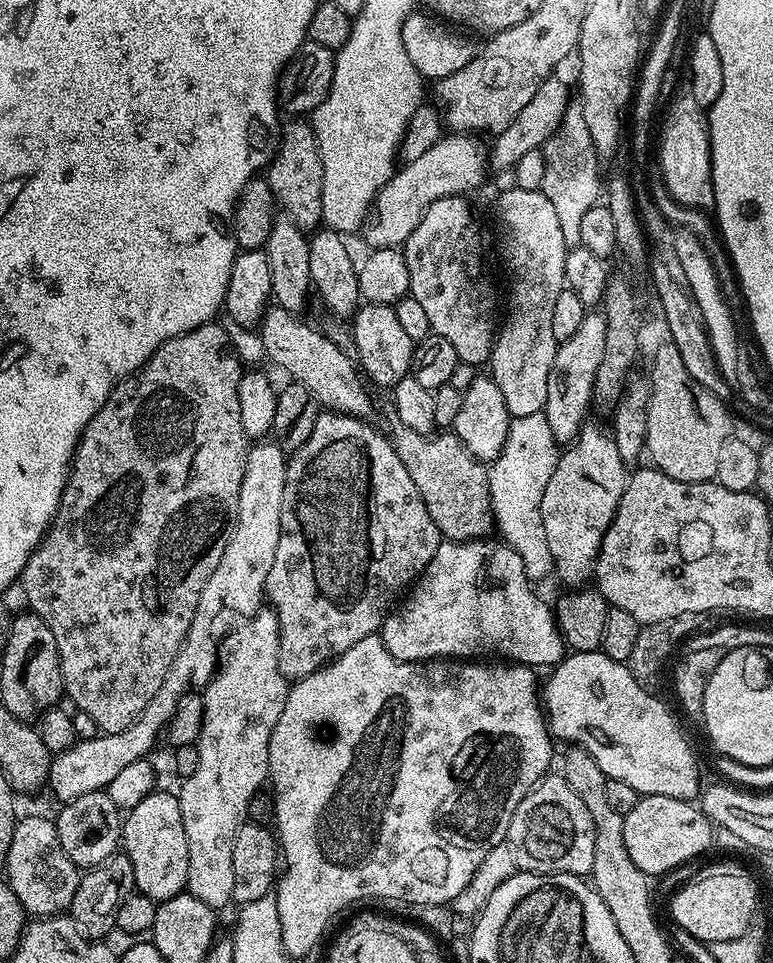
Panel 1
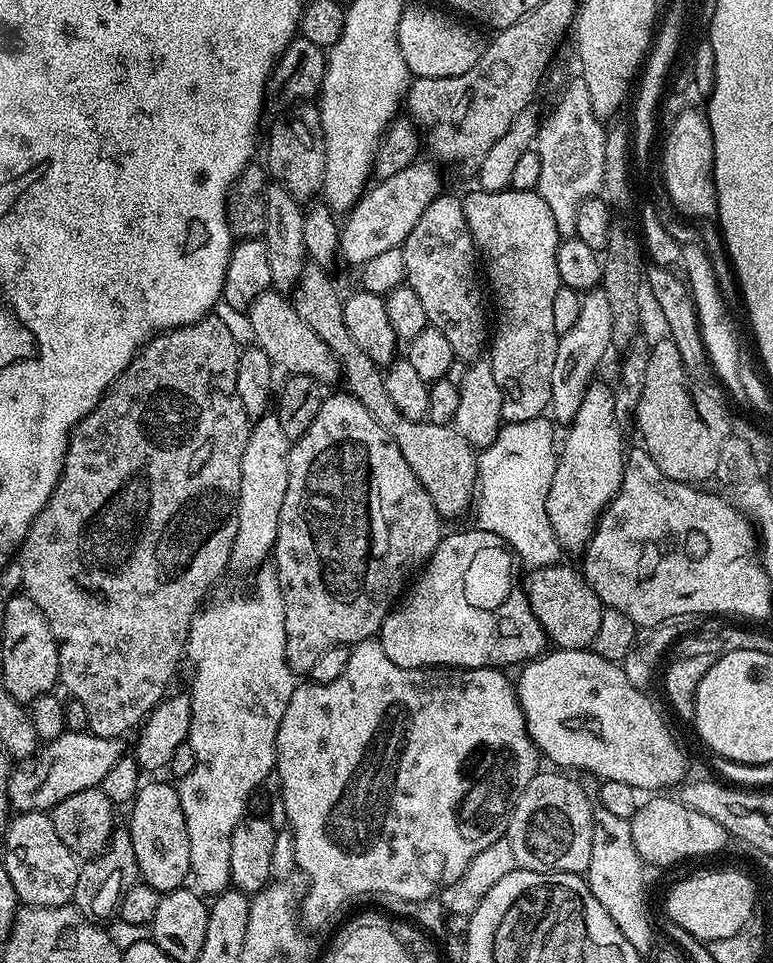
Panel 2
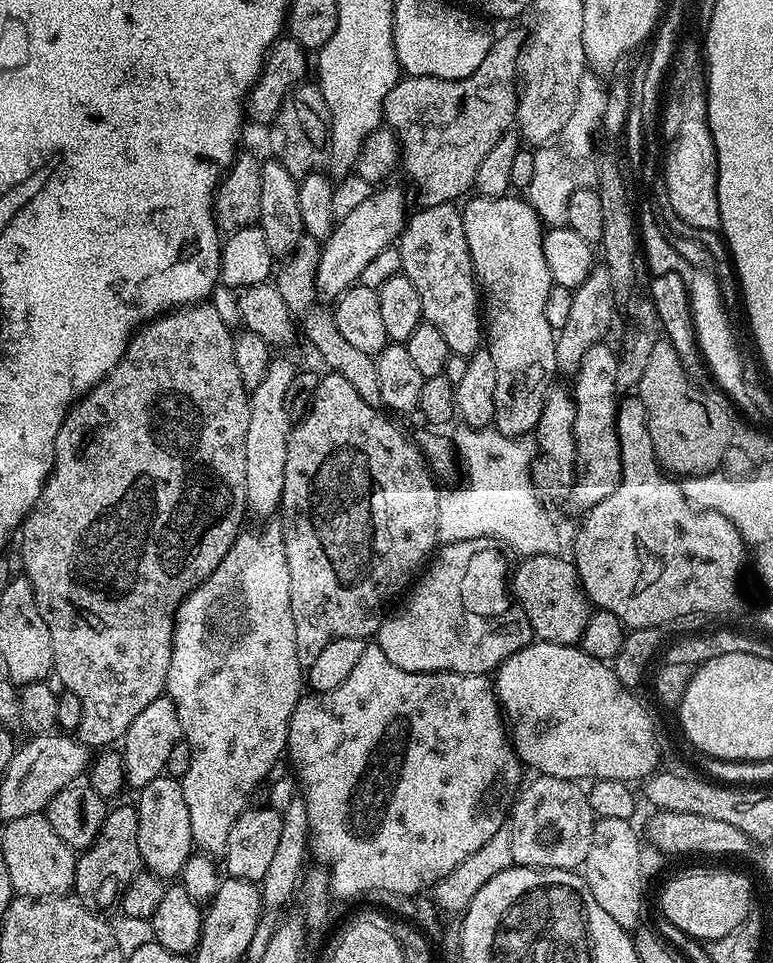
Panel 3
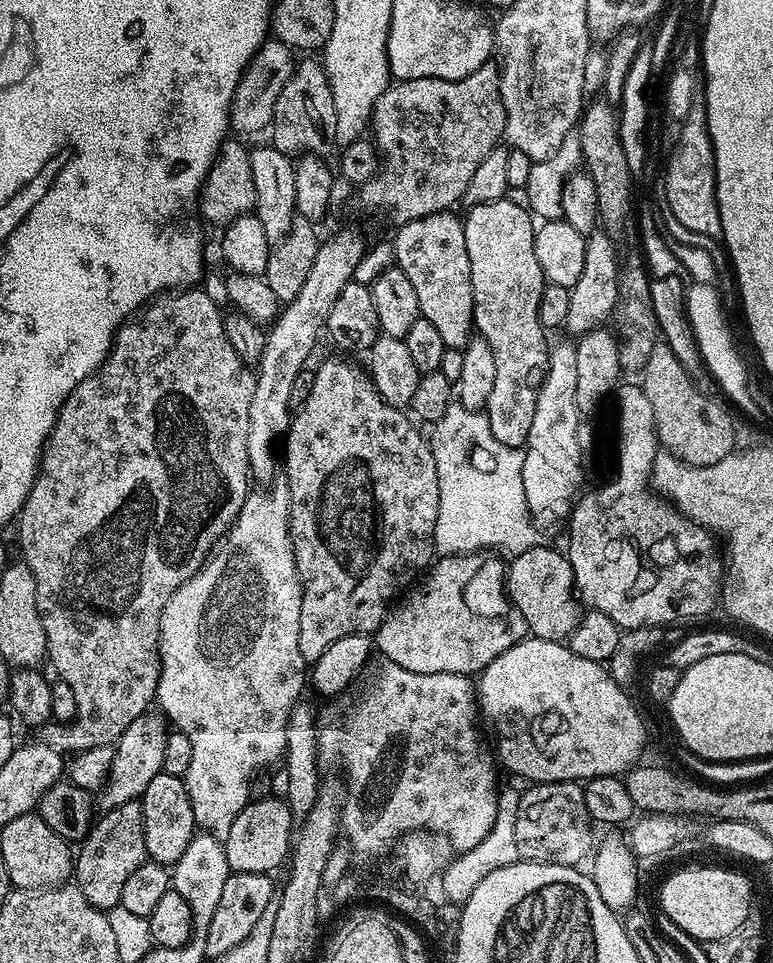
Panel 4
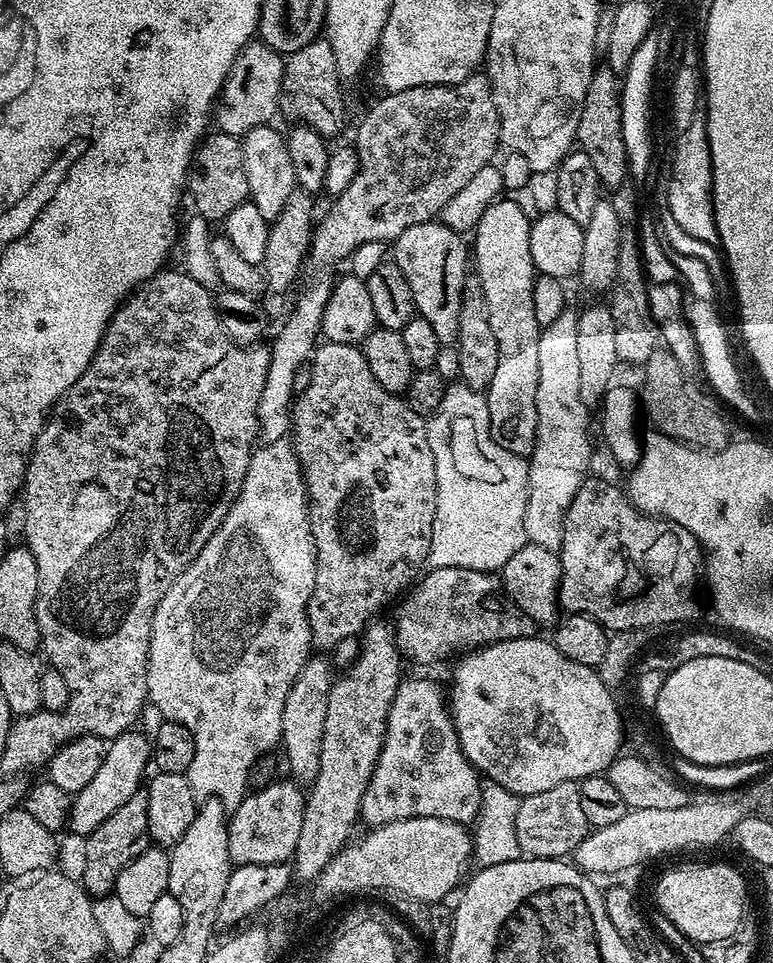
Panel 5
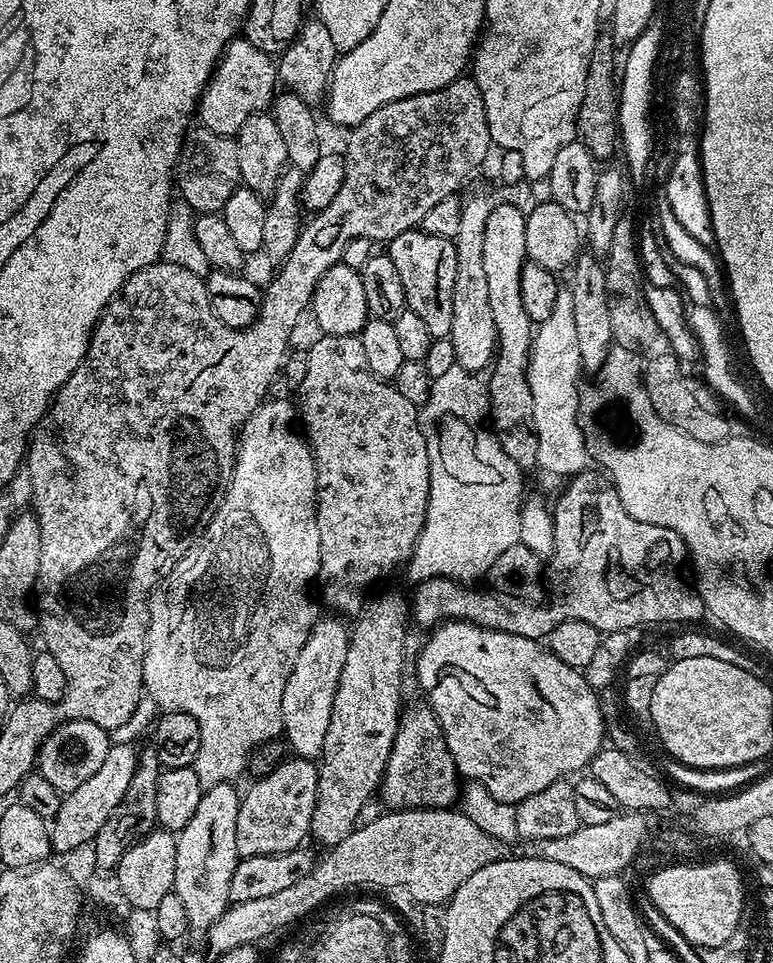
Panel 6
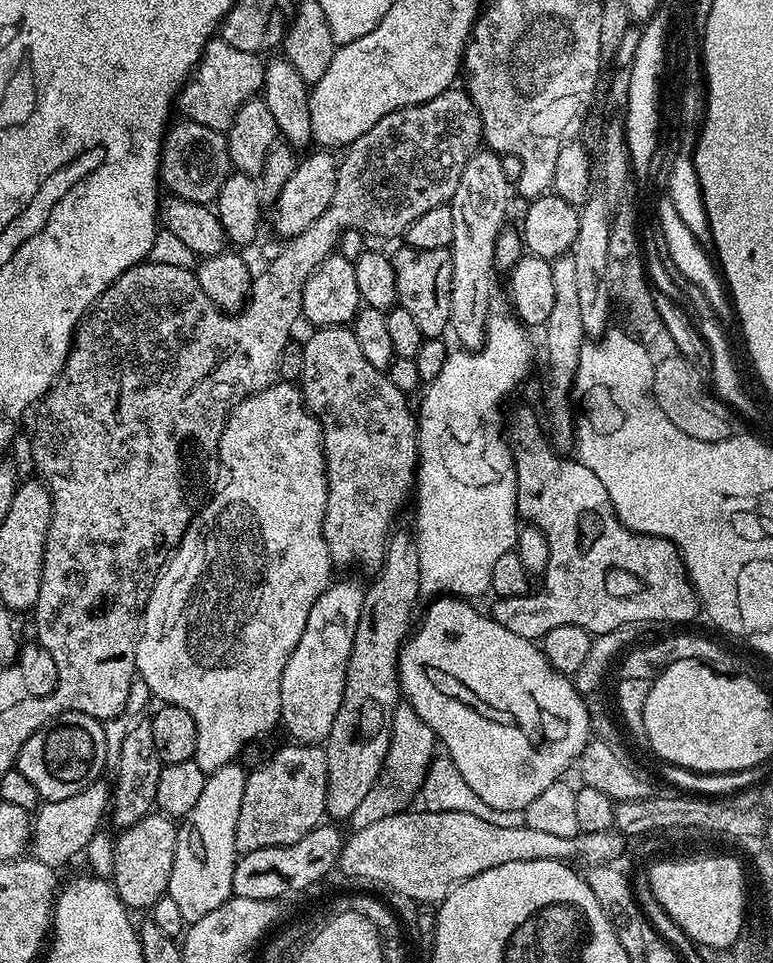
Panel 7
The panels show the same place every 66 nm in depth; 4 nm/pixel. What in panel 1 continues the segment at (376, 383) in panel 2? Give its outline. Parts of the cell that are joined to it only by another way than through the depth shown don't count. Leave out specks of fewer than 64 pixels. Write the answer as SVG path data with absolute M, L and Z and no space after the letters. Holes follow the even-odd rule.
M398 419L391 423L390 439L394 450L398 458L402 458L402 466L406 466L414 486L418 486L418 494L422 494L422 502L426 502L426 510L430 510L430 518L434 518L434 526L438 526L441 537L444 540L487 537L494 528L488 468L474 459L455 431L418 434L418 430L402 426Z

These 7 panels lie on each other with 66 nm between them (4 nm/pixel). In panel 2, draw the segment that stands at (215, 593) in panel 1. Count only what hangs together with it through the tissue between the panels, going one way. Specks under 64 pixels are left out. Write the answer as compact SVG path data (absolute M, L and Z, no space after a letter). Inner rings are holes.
M265 414L251 425L246 442L246 450L242 450L242 482L238 498L238 534L234 538L231 563L256 564L260 566L264 560L273 555L278 538L278 522L282 514L282 498L286 498L286 482L288 481L288 449L290 441L282 430L279 418L275 414ZM67 730L58 738L47 741L39 749L35 758L25 759L11 769L8 777L8 802L11 811L16 814L48 812L58 802L62 802L62 798L70 798L70 794L78 794L78 790L99 788L102 778L106 778L110 766L114 766L114 762L118 762L126 755L124 743L125 741L120 738L98 738L93 732L69 732Z

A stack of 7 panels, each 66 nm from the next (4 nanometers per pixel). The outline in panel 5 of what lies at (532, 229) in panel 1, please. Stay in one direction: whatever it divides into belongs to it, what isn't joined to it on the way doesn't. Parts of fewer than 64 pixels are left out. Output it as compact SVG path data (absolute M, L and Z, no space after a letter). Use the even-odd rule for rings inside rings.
M497 199L482 214L471 237L473 240L470 240L470 252L474 257L474 275L480 279L482 294L486 298L490 330L494 330L494 339L498 341L498 367L494 369L494 378L490 378L486 389L490 434L494 442L513 457L528 458L534 450L538 418L538 342L542 331L538 318L534 318L534 282L538 273L530 258L532 220L514 201L504 199Z

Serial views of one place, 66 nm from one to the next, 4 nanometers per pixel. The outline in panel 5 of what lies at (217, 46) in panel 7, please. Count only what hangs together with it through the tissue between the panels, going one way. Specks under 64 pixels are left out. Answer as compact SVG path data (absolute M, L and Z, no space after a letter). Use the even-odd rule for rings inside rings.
M249 42L238 54L230 74L224 79L224 85L214 105L214 124L219 131L231 136L244 137L251 128L257 128L269 123L276 112L276 107L281 107L282 93L284 91L284 61L285 57L270 46L259 42Z

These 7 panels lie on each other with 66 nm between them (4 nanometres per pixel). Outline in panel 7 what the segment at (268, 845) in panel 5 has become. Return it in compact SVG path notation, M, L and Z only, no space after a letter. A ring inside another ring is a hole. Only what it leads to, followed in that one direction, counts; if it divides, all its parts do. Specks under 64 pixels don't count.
M288 742L261 768L249 771L247 778L242 790L242 810L238 810L237 853L290 846L306 838L306 834L310 834L310 830L314 830L325 819L328 767L323 747Z

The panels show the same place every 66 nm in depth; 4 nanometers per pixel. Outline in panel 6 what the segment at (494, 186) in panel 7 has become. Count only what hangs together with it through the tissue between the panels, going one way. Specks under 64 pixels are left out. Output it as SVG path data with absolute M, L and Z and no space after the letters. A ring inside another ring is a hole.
M480 192L469 200L463 201L462 223L456 235L456 253L458 270L454 270L454 302L452 313L454 322L450 322L450 334L446 339L454 342L456 367L480 374L483 368L493 367L498 356L498 330L494 326L494 310L490 310L490 289L486 283L486 254L482 246L486 243L486 222L494 207L486 193Z

